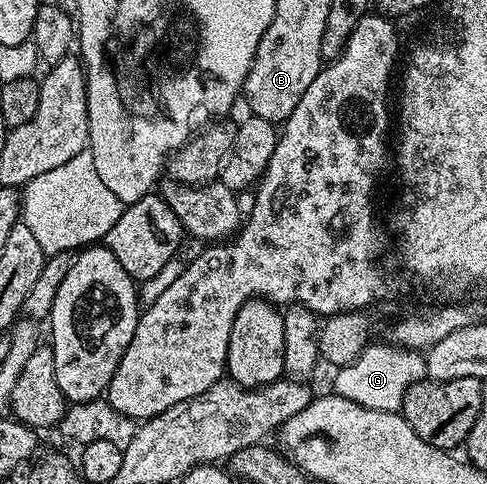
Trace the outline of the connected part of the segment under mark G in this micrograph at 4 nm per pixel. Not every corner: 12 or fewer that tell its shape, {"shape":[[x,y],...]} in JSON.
{"shape":[[367,344],[335,372],[333,390],[399,412],[426,377],[419,350]]}

